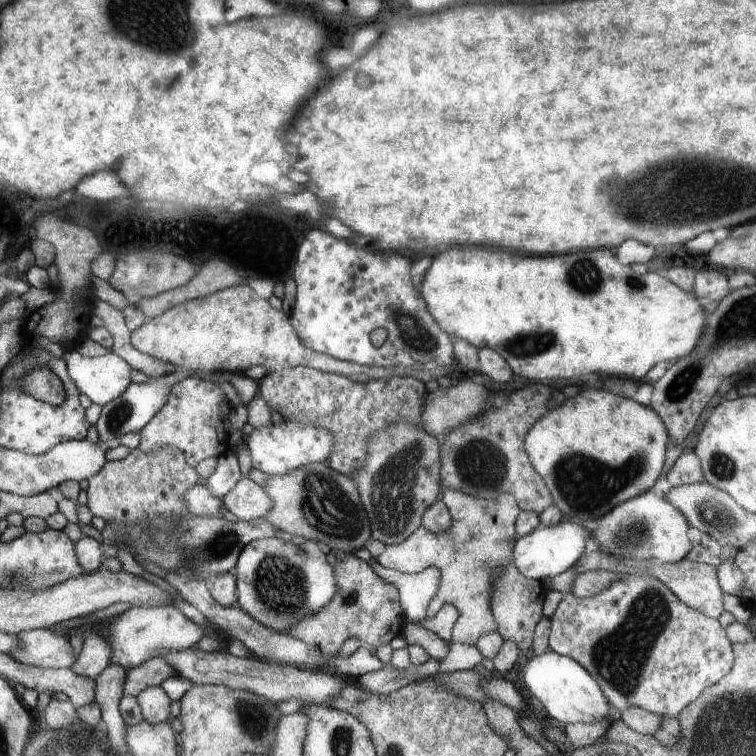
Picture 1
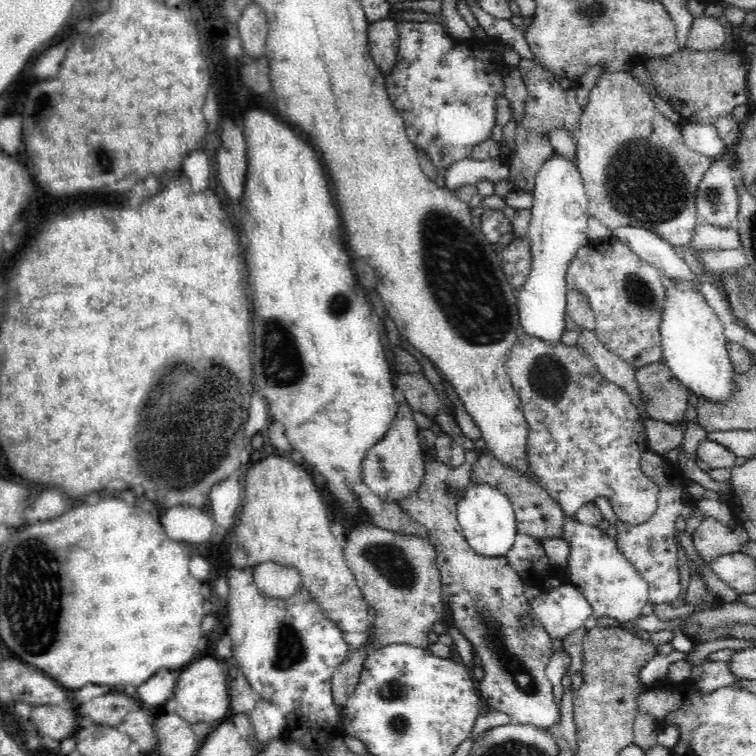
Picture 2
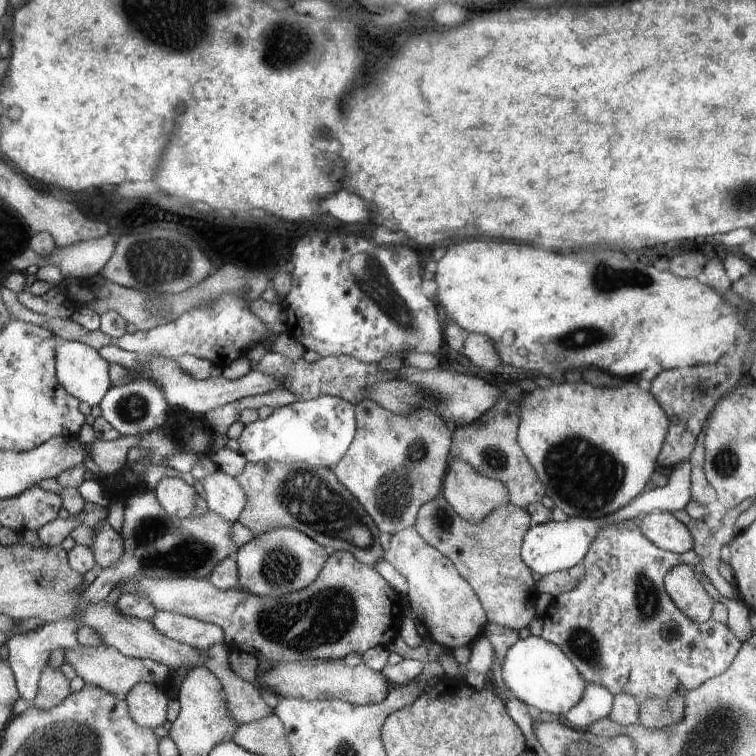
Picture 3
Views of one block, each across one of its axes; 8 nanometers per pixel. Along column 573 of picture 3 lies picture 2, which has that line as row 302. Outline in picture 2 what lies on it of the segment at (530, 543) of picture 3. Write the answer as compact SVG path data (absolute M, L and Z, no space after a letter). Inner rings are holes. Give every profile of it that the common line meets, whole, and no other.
M554 154L546 158L536 176L534 188L534 204L532 204L532 220L530 220L530 246L532 246L532 270L526 286L516 294L520 324L524 334L536 336L546 344L560 344L560 336L566 330L566 270L570 260L578 254L580 248L588 244L588 196L578 172L576 160L570 160L562 154Z

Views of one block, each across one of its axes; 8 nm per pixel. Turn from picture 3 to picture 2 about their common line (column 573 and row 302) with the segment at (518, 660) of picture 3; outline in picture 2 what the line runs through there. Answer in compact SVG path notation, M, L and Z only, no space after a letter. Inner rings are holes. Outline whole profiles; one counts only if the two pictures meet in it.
M662 276L662 284L668 290L666 310L662 318L662 346L664 346L664 364L680 380L684 388L696 394L702 400L712 404L726 404L736 394L736 368L728 352L728 340L724 334L722 322L710 310L700 292L694 292L688 282L674 282Z

